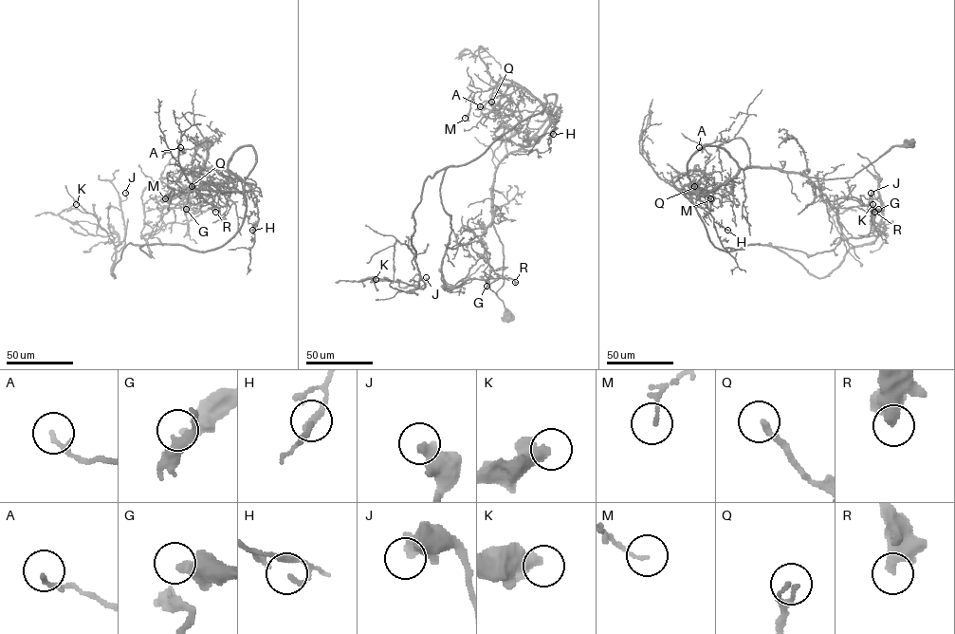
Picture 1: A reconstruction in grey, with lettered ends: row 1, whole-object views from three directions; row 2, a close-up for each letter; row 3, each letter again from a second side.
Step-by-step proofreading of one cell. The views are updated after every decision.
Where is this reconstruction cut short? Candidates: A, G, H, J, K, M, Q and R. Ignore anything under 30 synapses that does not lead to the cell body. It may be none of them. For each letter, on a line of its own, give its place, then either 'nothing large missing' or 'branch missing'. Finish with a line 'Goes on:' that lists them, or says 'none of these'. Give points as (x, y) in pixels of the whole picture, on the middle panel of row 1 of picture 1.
A: at (480, 106); nothing large missing
G: at (486, 286); nothing large missing
H: at (553, 134); nothing large missing
J: at (426, 277); nothing large missing
K: at (376, 279); nothing large missing
M: at (465, 118); nothing large missing
Q: at (491, 102); nothing large missing
R: at (515, 282); nothing large missing
Goes on: none of these

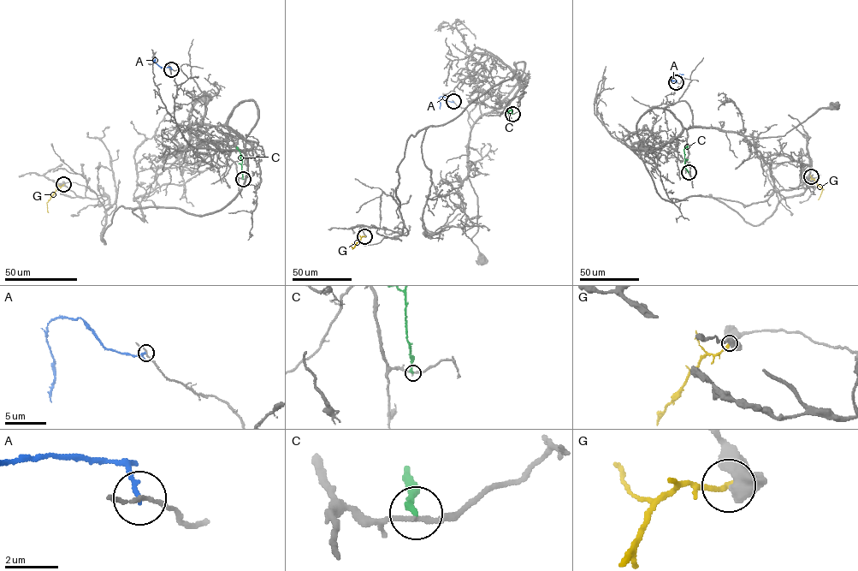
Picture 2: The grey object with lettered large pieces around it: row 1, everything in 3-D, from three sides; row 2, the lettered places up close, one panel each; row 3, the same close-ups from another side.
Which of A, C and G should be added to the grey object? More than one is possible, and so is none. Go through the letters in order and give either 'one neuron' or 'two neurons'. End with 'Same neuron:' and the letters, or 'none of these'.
A: two neurons
C: two neurons
G: two neurons
Same neuron: none of these

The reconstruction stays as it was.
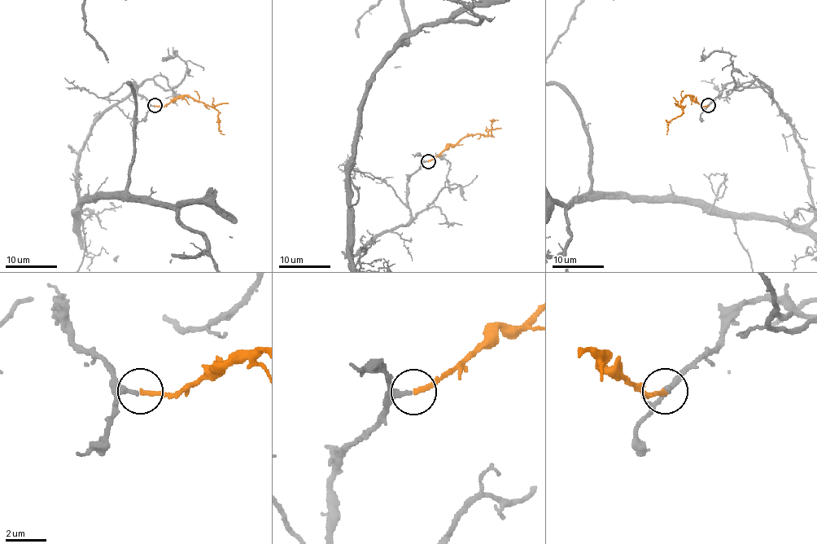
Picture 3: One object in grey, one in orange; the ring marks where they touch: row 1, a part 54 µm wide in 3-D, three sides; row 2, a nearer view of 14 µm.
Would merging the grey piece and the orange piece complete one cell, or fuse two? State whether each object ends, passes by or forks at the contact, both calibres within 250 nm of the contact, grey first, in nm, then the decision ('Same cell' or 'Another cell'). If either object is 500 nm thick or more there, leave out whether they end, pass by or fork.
At the ring grey passes by. At the ring orange ends. Thickness 200 nm (grey) against 220 nm. Same cell

